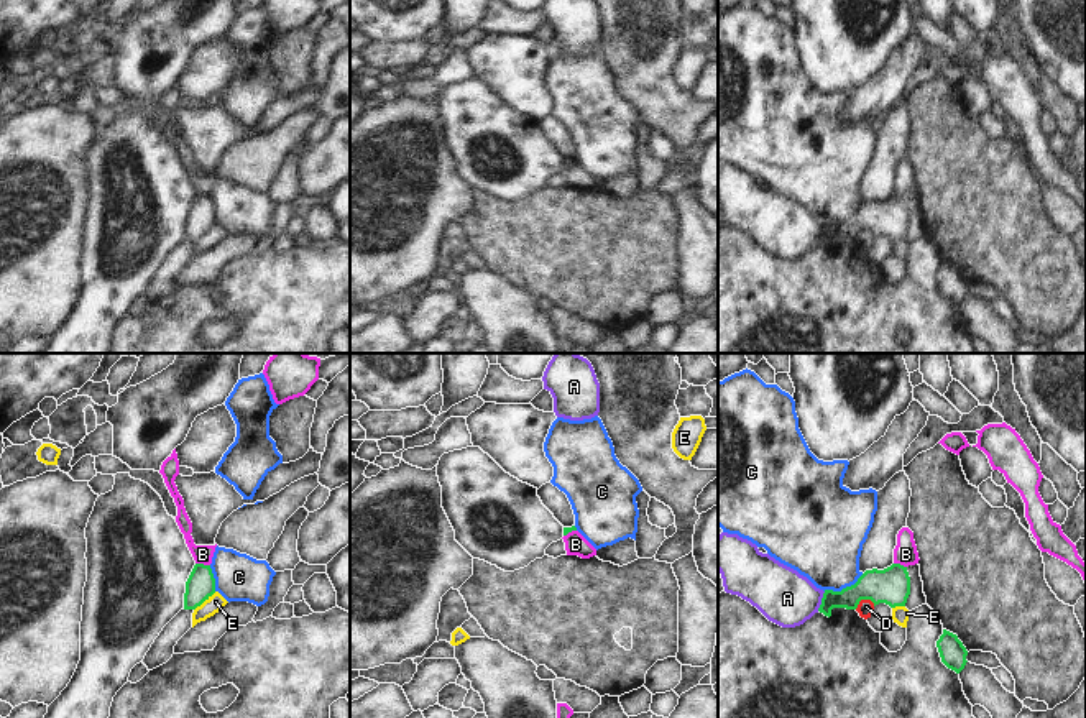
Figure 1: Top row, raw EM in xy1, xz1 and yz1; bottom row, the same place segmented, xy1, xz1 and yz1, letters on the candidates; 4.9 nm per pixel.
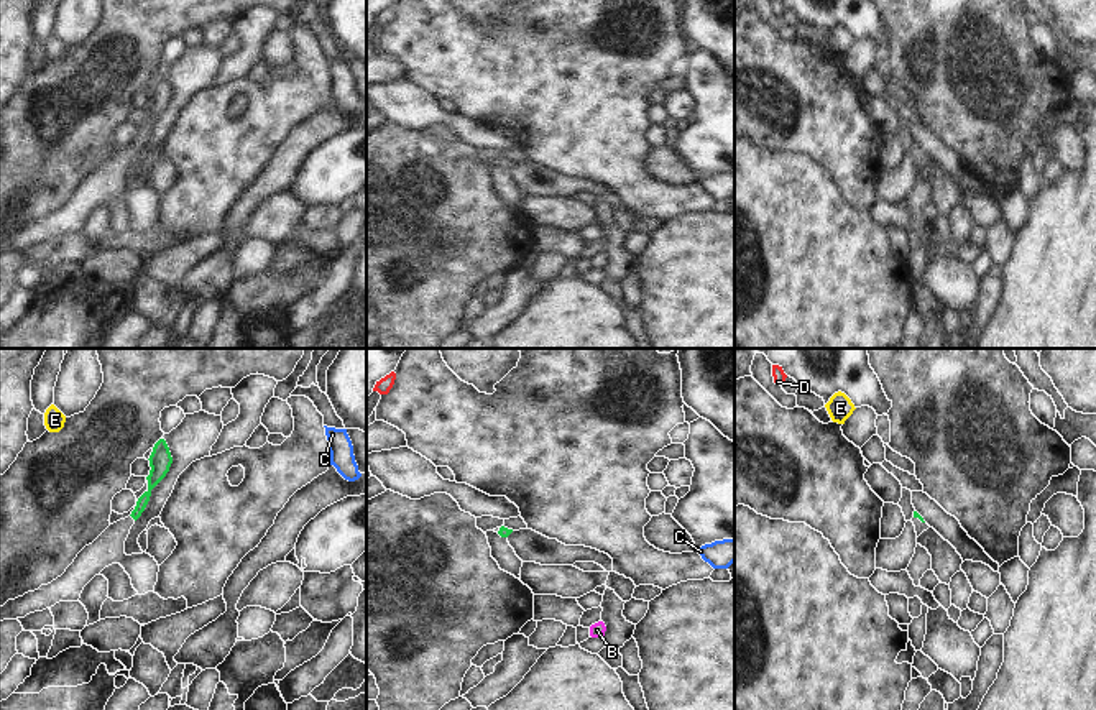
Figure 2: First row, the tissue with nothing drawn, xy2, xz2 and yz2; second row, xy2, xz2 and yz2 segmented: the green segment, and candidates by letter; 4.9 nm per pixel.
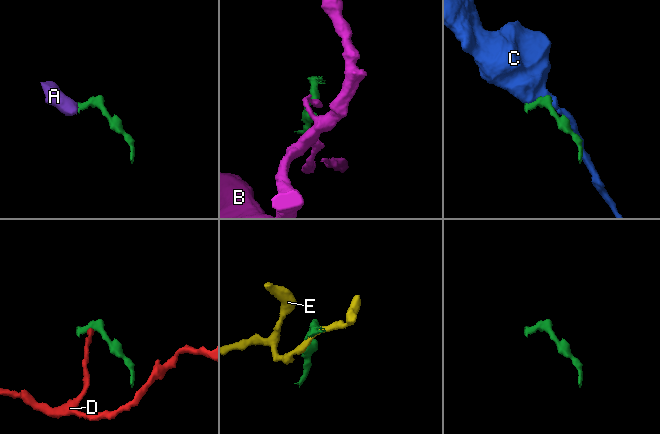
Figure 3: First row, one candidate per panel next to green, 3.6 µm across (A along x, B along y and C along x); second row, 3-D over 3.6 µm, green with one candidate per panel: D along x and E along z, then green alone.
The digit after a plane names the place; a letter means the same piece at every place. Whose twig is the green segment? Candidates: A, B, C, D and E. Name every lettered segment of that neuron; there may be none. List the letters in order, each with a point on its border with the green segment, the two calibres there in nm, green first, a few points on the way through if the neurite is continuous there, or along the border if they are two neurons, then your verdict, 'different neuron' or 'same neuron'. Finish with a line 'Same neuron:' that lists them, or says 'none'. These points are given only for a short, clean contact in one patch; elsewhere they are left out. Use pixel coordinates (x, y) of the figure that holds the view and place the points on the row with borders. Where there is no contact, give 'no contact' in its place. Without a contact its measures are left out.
A: yz1 (822, 602) | 140/280 nm | along yz1 (825, 592), (817, 610) | different neuron
B: xy1 (202, 564) | 140/100 nm | along xy1 (196, 562), (209, 566) | different neuron
C: yz1 (843, 589) | 180/380 nm | along yz1 (863, 574), (840, 590), (823, 590) | different neuron
D: yz1 (863, 598) | 180/80 nm | along yz1 (874, 603), (861, 600), (855, 608) | different neuron
E: xy1 (204, 600) | 140/80 nm | different neuron
Same neuron: none

